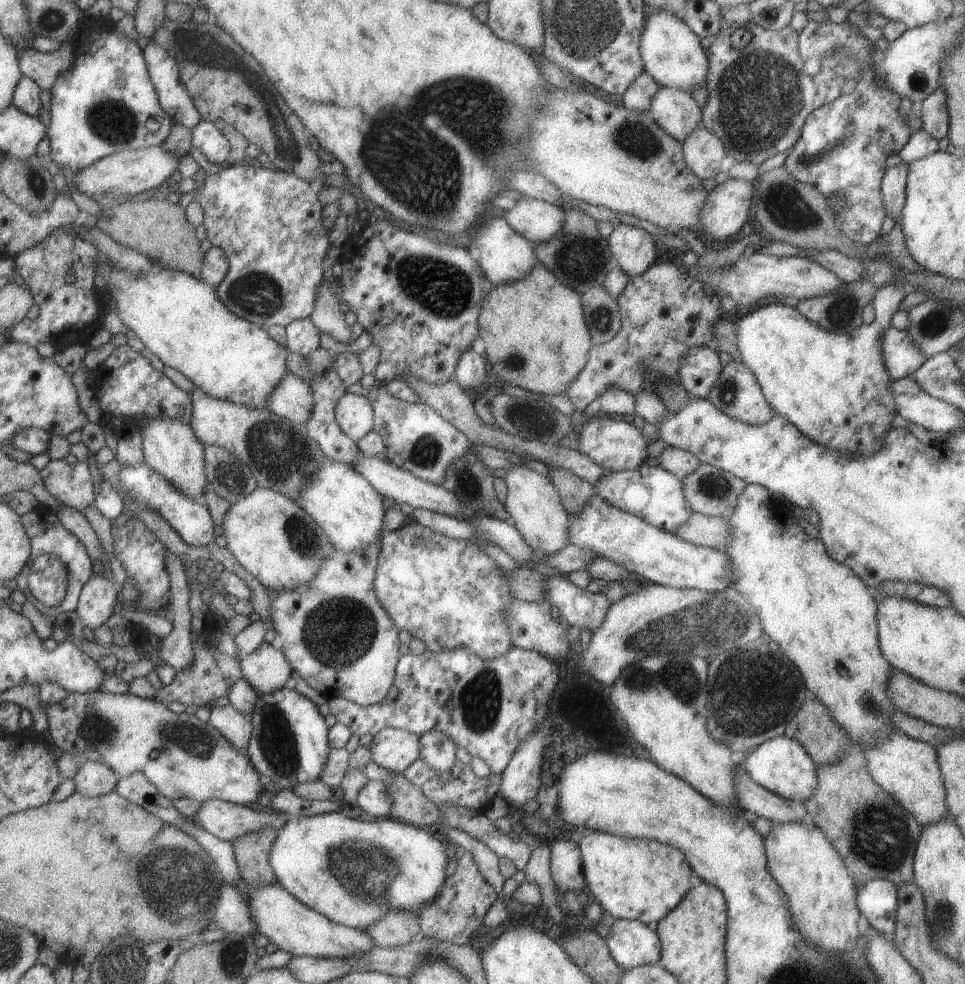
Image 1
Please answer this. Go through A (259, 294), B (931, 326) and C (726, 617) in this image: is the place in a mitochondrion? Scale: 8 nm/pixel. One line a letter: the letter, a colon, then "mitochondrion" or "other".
A: mitochondrion
B: mitochondrion
C: mitochondrion

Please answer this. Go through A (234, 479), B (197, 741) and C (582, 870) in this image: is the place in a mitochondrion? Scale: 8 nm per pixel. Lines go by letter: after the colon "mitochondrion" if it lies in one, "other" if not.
A: mitochondrion
B: mitochondrion
C: other

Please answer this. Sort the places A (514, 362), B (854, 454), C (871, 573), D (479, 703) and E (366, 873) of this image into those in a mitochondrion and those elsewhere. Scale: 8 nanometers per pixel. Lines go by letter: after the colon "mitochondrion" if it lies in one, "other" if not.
A: mitochondrion
B: other
C: other
D: mitochondrion
E: mitochondrion

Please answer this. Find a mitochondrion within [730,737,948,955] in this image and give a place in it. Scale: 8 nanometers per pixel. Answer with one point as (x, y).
(878, 838)

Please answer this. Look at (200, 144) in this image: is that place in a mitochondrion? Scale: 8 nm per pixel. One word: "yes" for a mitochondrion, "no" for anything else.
no

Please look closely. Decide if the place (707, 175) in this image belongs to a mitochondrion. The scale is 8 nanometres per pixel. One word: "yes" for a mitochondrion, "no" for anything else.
no

